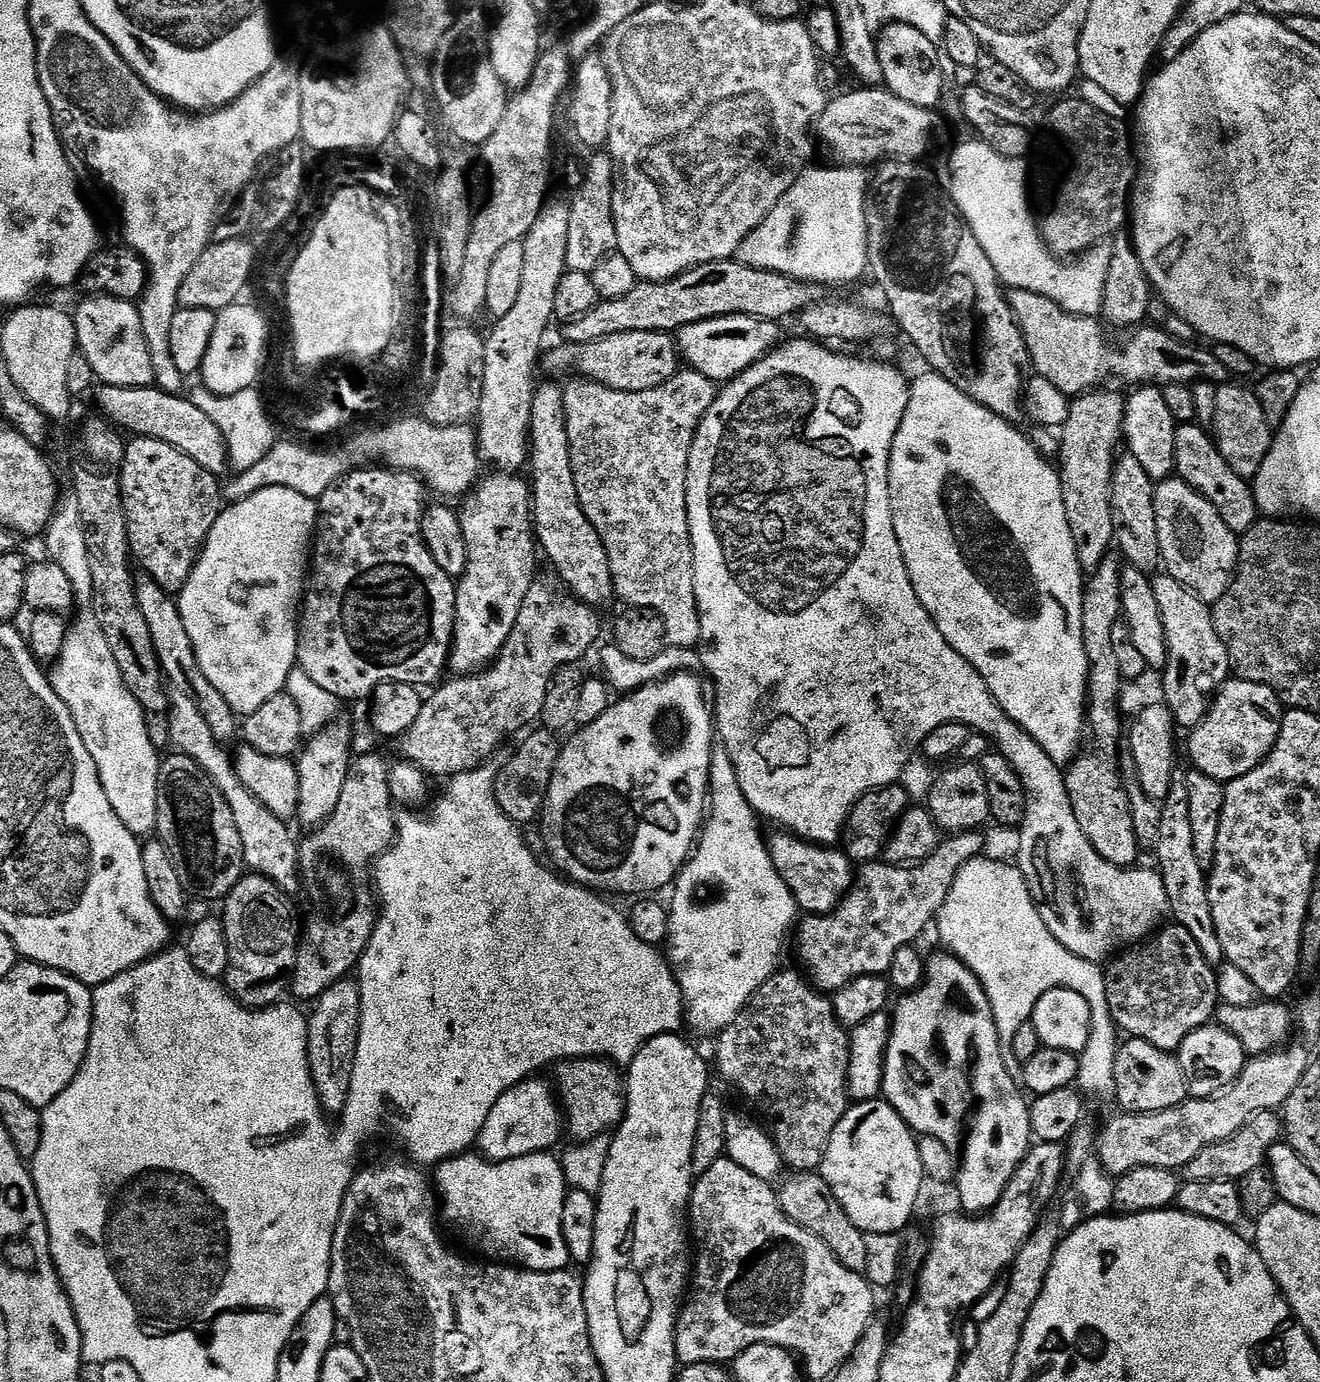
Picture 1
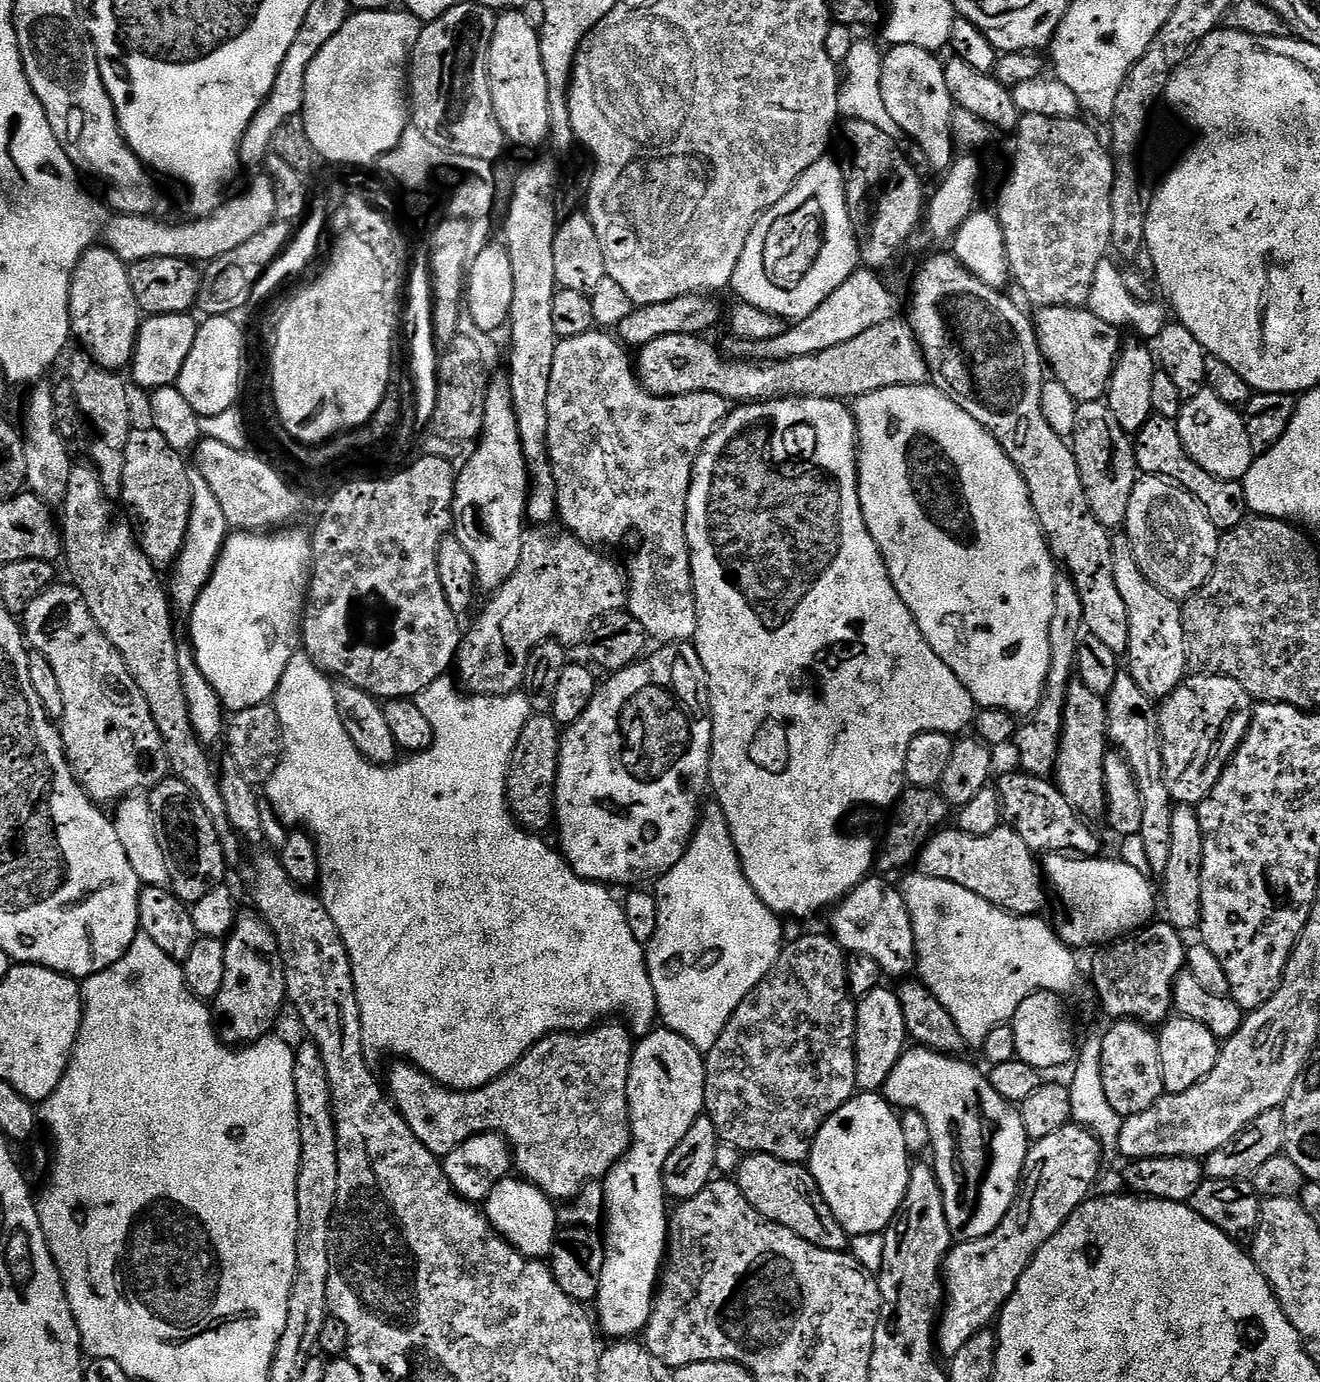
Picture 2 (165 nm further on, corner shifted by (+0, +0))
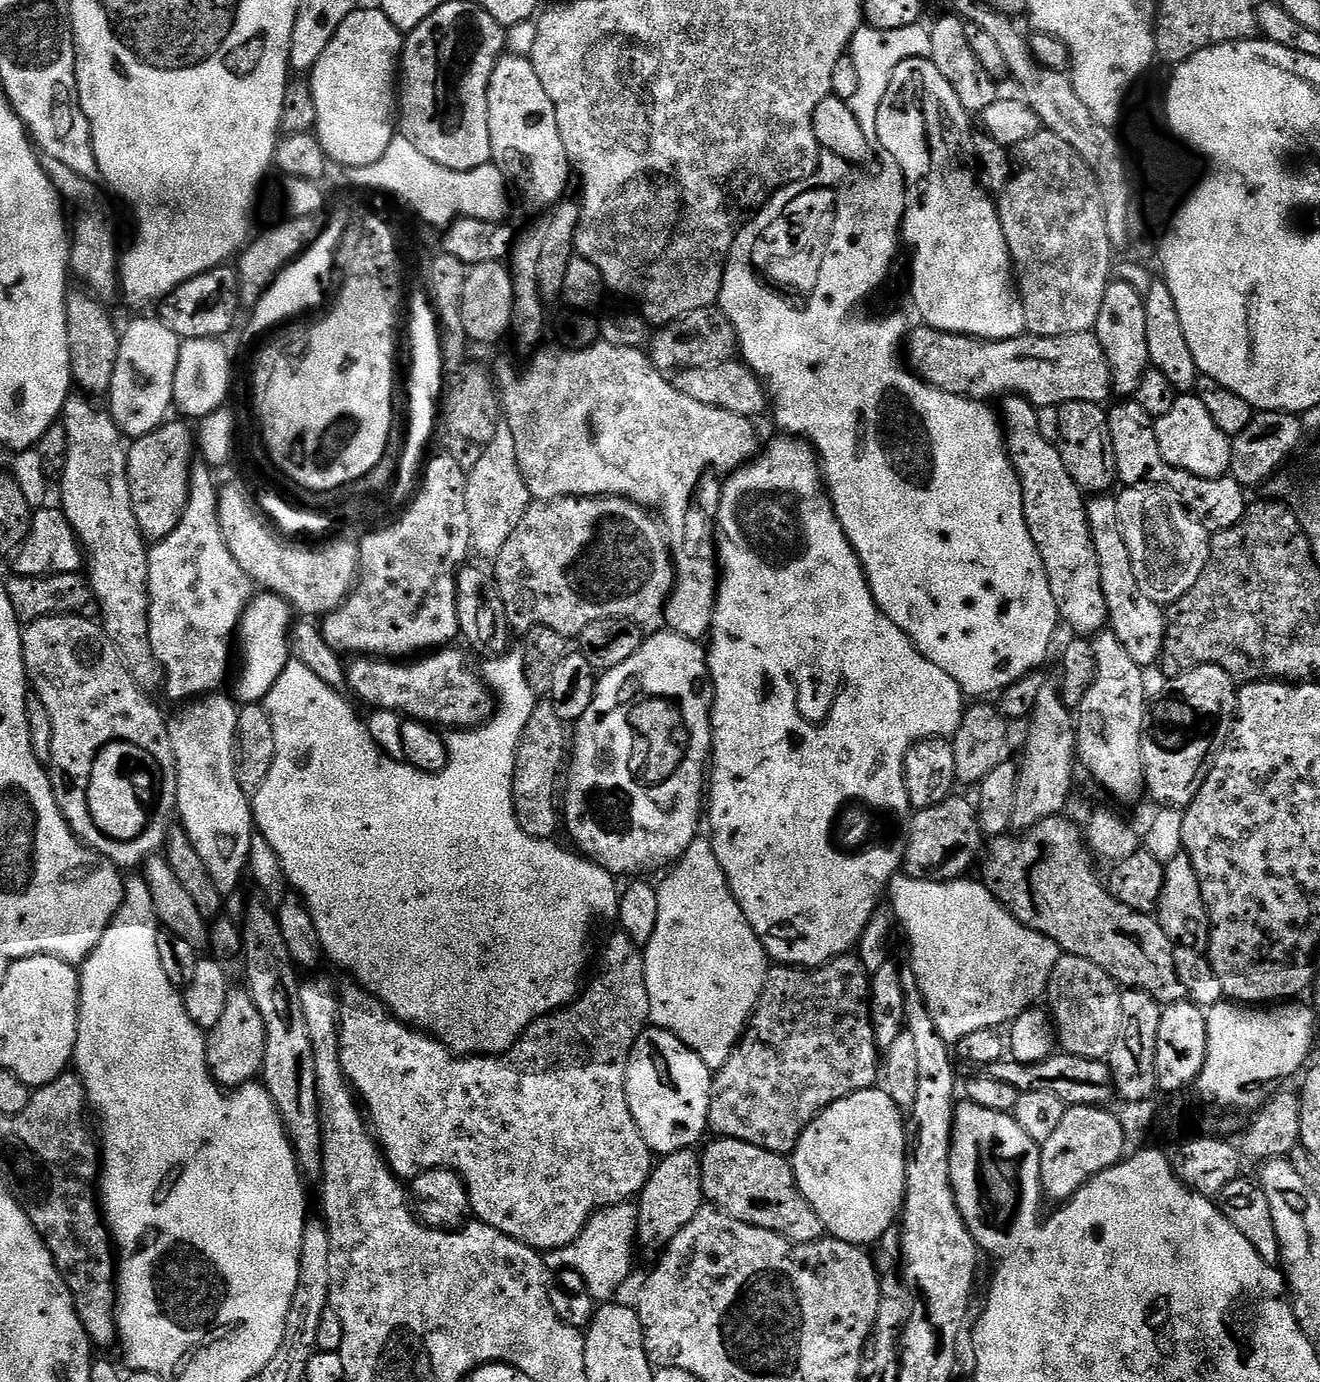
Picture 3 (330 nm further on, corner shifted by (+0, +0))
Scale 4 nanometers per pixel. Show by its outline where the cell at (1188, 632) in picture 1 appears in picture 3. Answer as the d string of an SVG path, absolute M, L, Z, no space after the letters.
M1093 495L1087 501L1087 506L1094 548L1098 550L1098 562L1102 570L1102 592L1106 594L1110 631L1118 638L1118 642L1122 642L1122 646L1126 646L1126 654L1130 654L1134 662L1138 662L1145 670L1151 669L1151 664L1155 660L1157 663L1164 655L1164 635L1168 629L1165 609L1146 598L1146 594L1142 594L1142 586L1138 586L1138 578L1134 578L1134 562L1130 562L1130 550L1126 546L1122 522L1118 518L1116 496Z

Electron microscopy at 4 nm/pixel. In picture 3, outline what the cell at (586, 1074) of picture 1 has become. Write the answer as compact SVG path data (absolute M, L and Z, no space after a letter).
M616 930L616 933L608 940L608 945L604 948L604 961L600 964L600 973L592 980L592 985L587 985L586 991L578 996L566 1008L560 1009L558 1012L551 1012L548 1016L541 1016L528 1027L528 1031L524 1033L522 1039L516 1043L513 1048L506 1052L501 1052L498 1056L459 1056L450 1054L448 1048L440 1043L439 1040L407 1025L389 1012L388 1007L384 1005L377 996L373 996L371 992L367 992L363 986L355 986L356 988L348 988L339 993L340 998L340 1061L344 1063L344 1077L348 1079L349 1085L358 1093L359 1099L362 1101L363 1107L370 1113L370 1124L374 1129L374 1135L382 1149L382 1155L388 1161L389 1168L400 1177L401 1181L411 1182L416 1179L422 1172L429 1172L435 1168L448 1168L452 1172L457 1172L460 1179L464 1181L464 1185L468 1187L468 1202L470 1212L473 1217L481 1224L488 1224L494 1230L505 1232L510 1238L514 1238L518 1242L522 1242L527 1248L535 1248L541 1253L553 1251L555 1248L562 1248L572 1245L574 1241L582 1234L584 1228L587 1227L588 1221L601 1208L610 1207L615 1204L621 1204L624 1201L631 1201L633 1198L639 1197L641 1190L646 1186L648 1175L652 1173L654 1167L654 1153L648 1147L648 1143L642 1138L642 1134L638 1130L638 1126L634 1122L634 1114L630 1114L630 1102L626 1098L626 1070L628 1069L628 1059L632 1053L634 1042L640 1037L640 1033L649 1027L650 1021L650 994L646 990L646 978L644 977L644 953L634 943L629 940L623 930Z

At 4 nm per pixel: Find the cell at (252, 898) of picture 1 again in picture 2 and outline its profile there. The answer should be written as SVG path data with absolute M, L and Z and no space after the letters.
M256 910L241 911L236 918L232 932L224 940L226 950L226 979L222 981L222 990L216 995L214 1012L218 1017L218 1031L220 1039L229 1046L247 1046L257 1044L264 1036L273 1031L276 1015L286 1005L288 983L284 973L284 957L280 951L280 944L264 921L264 917Z

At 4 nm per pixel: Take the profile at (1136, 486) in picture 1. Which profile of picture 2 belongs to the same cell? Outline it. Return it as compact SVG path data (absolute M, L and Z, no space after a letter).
M1091 400L1085 404L1077 403L1077 425L1074 426L1070 443L1078 462L1078 474L1082 474L1082 486L1086 490L1090 510L1094 510L1104 528L1123 529L1130 510L1131 495L1141 475L1140 467L1136 465L1133 437L1118 426L1118 418L1114 418L1104 400Z

